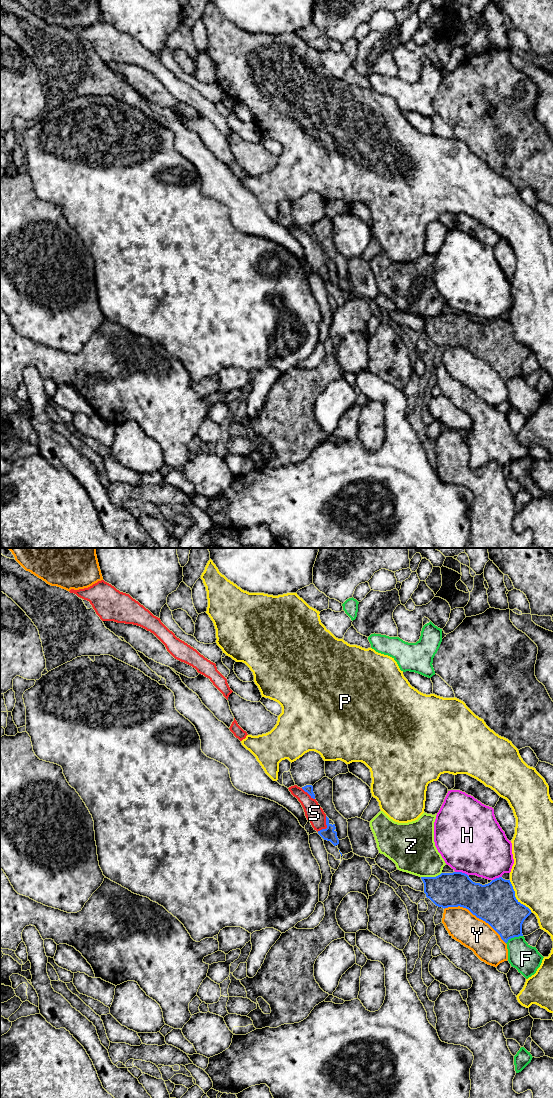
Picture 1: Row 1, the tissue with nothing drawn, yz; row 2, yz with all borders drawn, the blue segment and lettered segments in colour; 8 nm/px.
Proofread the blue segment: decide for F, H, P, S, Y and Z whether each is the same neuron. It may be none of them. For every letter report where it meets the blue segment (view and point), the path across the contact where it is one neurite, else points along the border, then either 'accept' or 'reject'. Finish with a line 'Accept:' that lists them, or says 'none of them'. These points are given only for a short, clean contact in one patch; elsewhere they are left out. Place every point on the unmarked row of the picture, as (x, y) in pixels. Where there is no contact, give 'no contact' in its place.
F: meets blue in yz at (513, 377); reject
H: meets blue in yz at (461, 312); reject
P: meets blue in yz at (515, 337); reject
S: meets blue in yz at (327, 266); runs through yz (329, 274), (327, 266), (314, 253); accept
Y: meets blue in yz at (476, 356); reject
Z: meets blue in yz at (431, 317); reject
Accept: S

